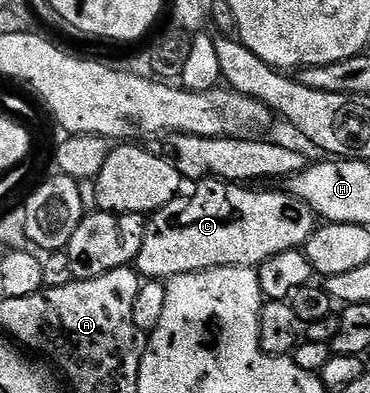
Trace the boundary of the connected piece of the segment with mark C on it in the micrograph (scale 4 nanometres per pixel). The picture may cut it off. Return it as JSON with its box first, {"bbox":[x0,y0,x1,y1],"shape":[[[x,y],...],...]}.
{"bbox":[134,181,317,281],"shape":[[[215,181],[210,184],[212,187],[203,187],[207,185],[199,185],[192,195],[188,193],[180,194],[178,199],[169,201],[169,205],[165,205],[160,211],[154,212],[150,216],[147,232],[145,233],[145,241],[141,241],[141,253],[137,253],[134,261],[134,268],[139,272],[140,276],[147,281],[166,281],[184,275],[185,273],[193,273],[194,271],[204,271],[205,269],[213,269],[214,267],[254,267],[258,268],[269,257],[273,257],[277,253],[285,253],[302,248],[306,244],[307,238],[315,232],[317,226],[317,216],[311,210],[309,205],[305,205],[305,201],[301,201],[297,197],[293,197],[290,191],[280,189],[280,191],[255,191],[254,186],[232,185],[222,181]]]}

